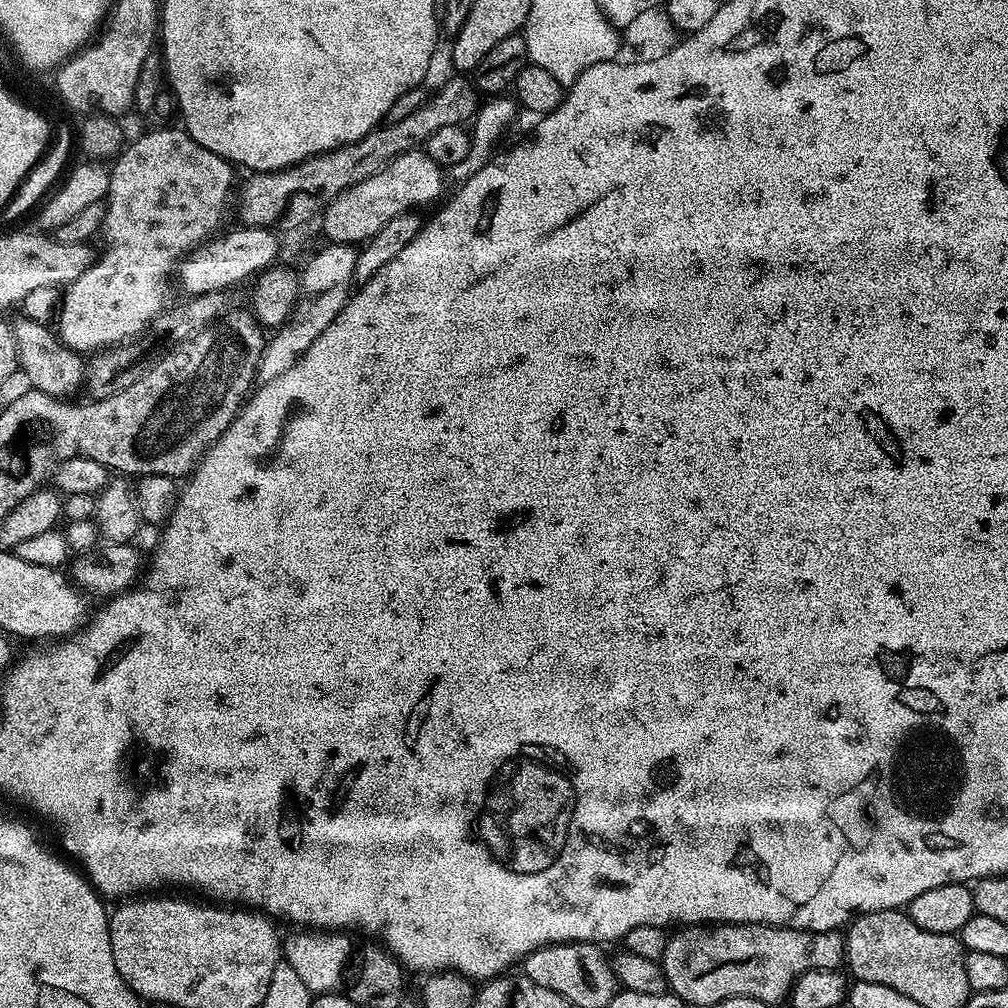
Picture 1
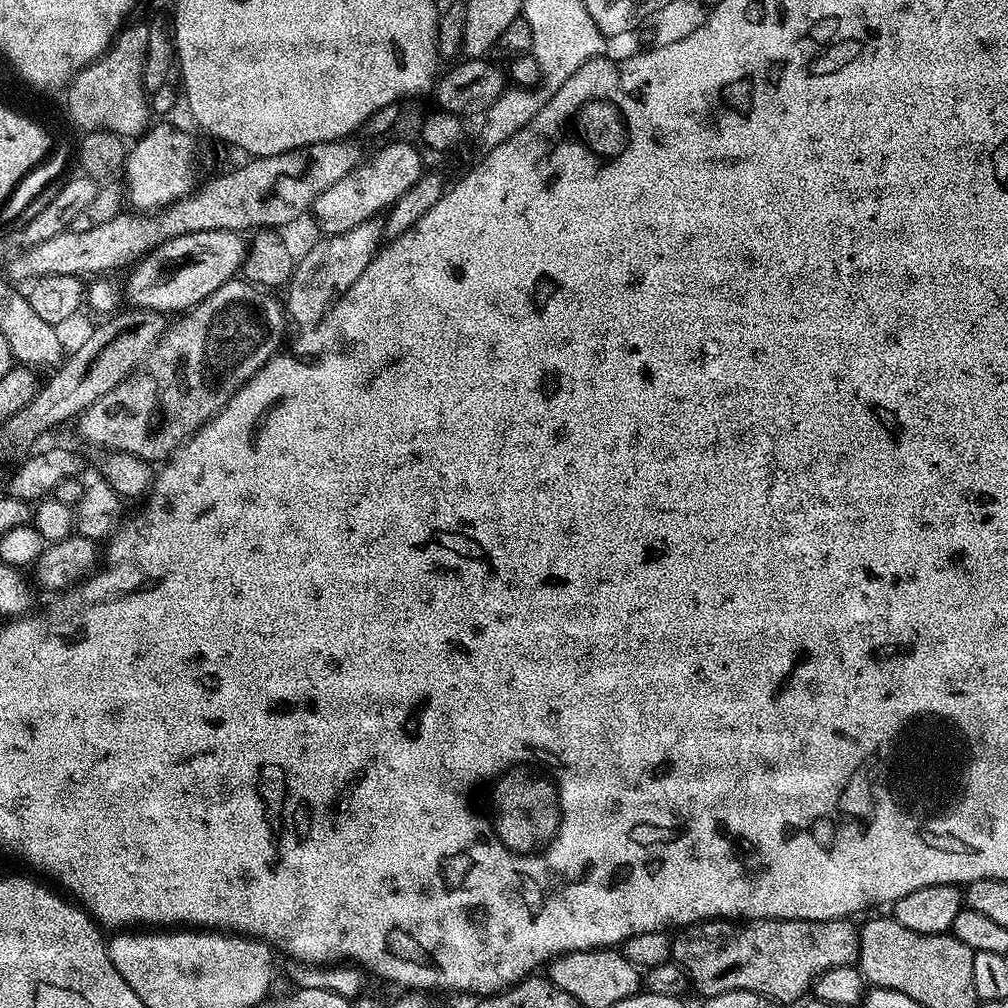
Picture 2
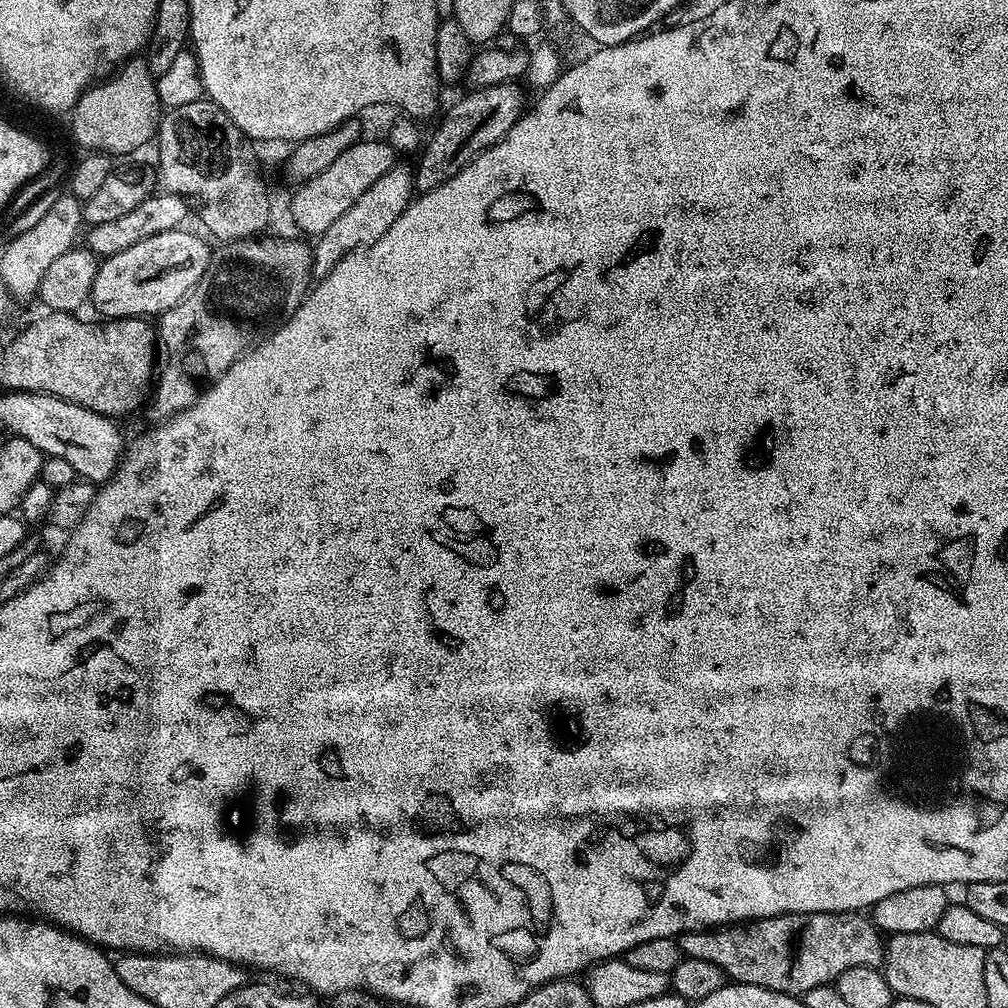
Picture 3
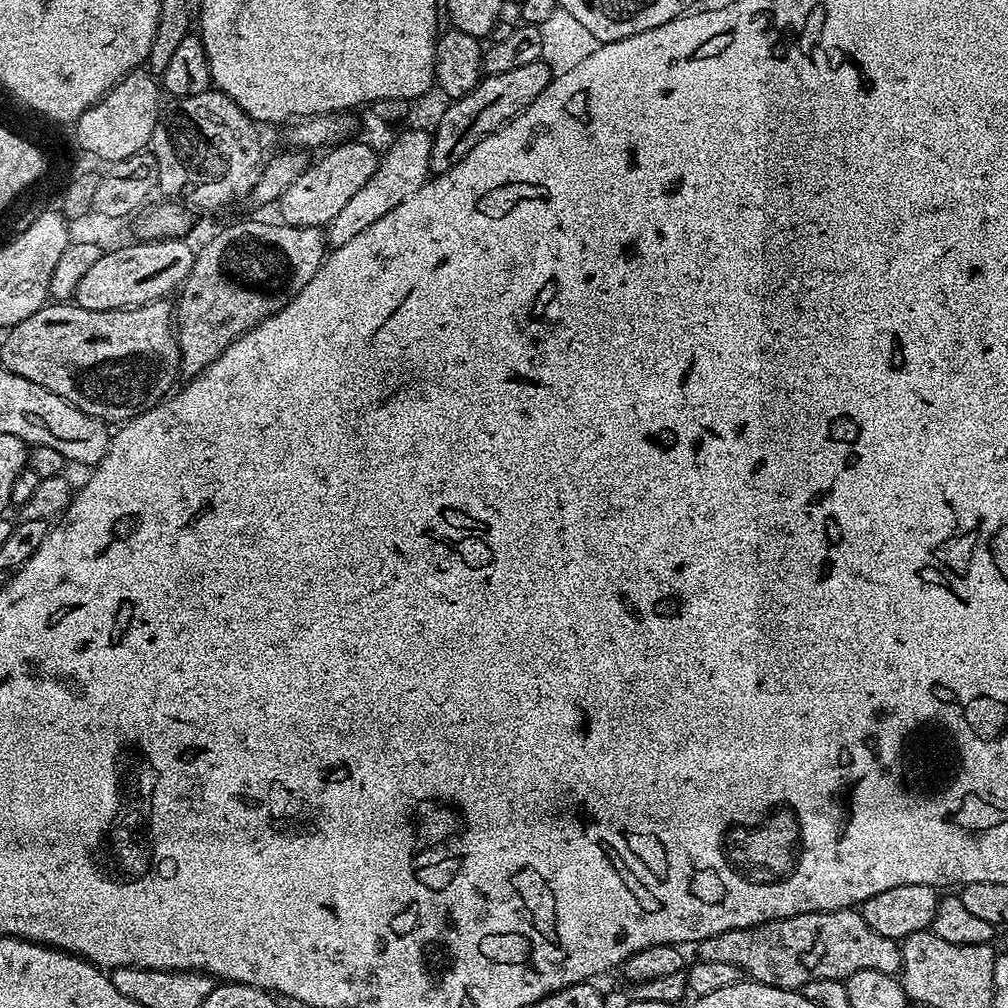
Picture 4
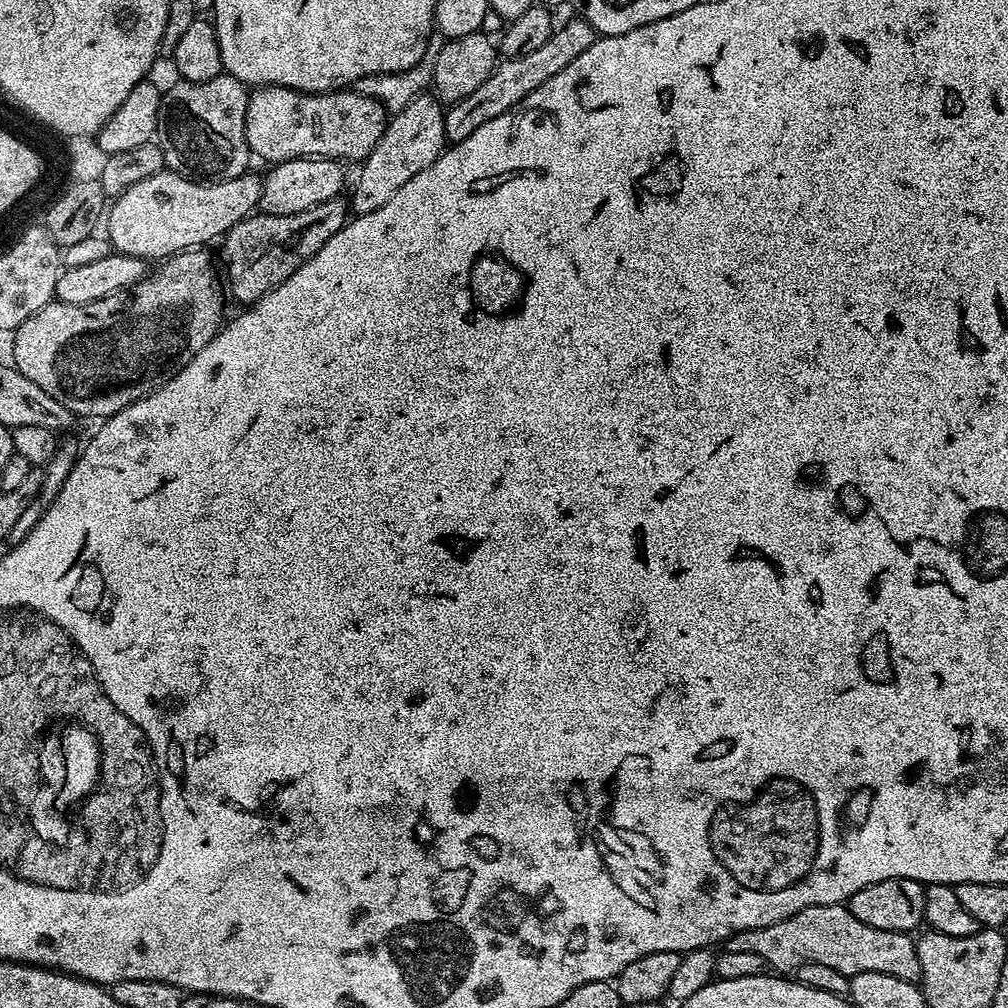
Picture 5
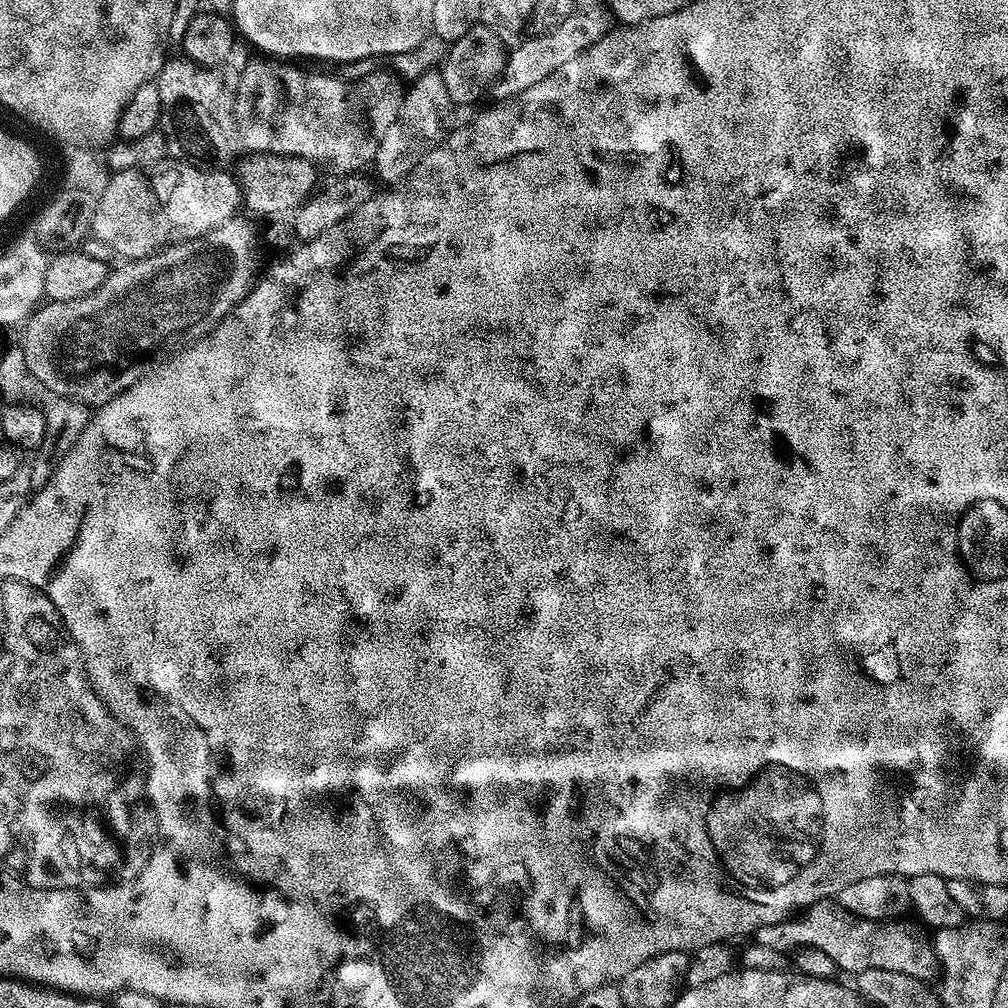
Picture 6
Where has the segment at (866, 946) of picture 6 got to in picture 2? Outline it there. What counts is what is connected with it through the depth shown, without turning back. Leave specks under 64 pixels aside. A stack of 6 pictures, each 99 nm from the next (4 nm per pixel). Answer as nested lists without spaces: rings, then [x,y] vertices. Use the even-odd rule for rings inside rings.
[[[723,918],[718,920],[705,920],[699,924],[689,924],[672,936],[672,960],[681,964],[688,972],[691,985],[701,992],[701,997],[717,996],[723,992],[756,992],[759,996],[766,996],[770,1000],[779,1000],[781,1005],[788,1006],[791,1000],[805,999],[804,991],[811,989],[826,970],[834,970],[838,966],[855,965],[860,954],[860,933],[857,925],[852,925],[851,919],[842,920],[750,920],[736,923]]]

